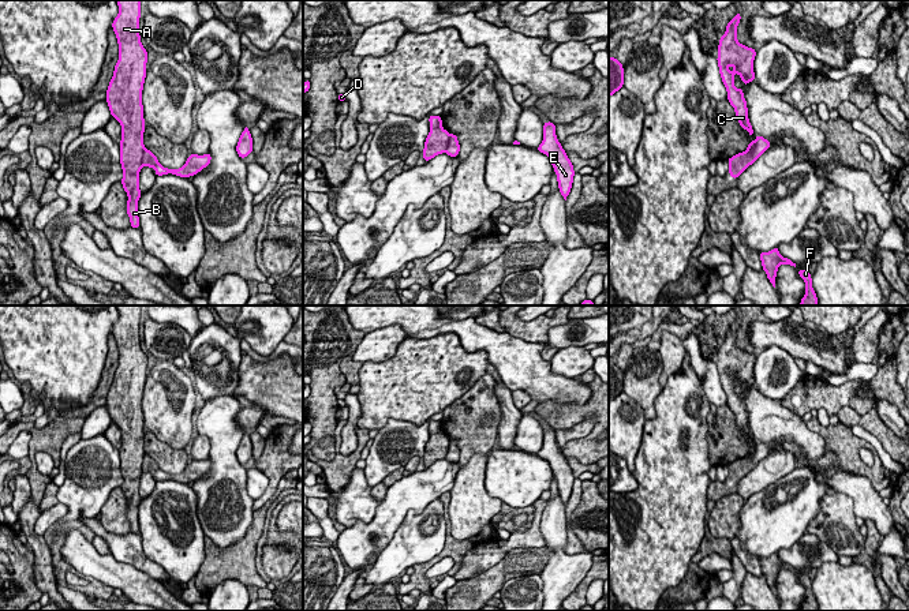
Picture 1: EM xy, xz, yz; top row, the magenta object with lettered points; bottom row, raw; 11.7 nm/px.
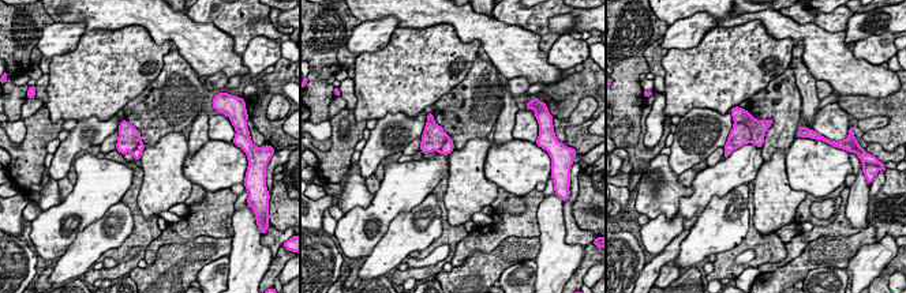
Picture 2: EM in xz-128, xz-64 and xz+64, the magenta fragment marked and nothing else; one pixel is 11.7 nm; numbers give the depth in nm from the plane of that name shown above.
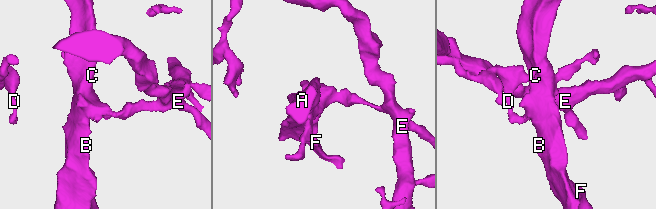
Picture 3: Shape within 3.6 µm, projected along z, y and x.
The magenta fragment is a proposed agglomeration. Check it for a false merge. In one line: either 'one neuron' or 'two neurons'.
two neurons

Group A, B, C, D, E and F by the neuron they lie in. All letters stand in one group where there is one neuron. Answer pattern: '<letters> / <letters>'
A B C F / D E

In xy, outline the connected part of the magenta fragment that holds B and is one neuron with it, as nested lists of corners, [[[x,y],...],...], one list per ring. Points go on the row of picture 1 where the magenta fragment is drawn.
[[[116,0],[119,14],[112,29],[119,44],[119,61],[106,90],[112,117],[121,125],[120,164],[123,169],[121,185],[127,192],[127,214],[131,228],[139,229],[138,200],[139,172],[145,150],[142,90],[146,78],[147,50],[139,35],[141,0]]]

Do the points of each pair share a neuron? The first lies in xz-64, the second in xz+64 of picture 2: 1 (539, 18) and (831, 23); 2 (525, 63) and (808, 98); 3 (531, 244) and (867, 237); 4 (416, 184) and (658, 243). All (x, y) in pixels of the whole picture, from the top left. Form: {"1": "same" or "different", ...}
{"1": "same", "2": "different", "3": "same", "4": "same"}

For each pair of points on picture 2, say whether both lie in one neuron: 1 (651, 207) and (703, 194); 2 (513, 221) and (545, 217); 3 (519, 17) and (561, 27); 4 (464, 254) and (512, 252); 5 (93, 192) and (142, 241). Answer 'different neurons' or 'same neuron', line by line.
1: different neurons
2: different neurons
3: different neurons
4: different neurons
5: different neurons

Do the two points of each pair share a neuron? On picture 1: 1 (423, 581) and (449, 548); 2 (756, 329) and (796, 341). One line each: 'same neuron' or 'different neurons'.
1: same neuron
2: same neuron

